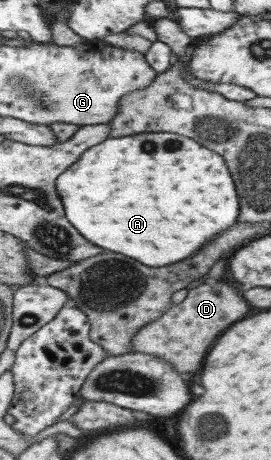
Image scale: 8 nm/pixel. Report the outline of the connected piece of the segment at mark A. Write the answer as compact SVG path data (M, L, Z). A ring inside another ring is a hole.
M143 132L102 140L57 176L55 190L61 198L65 218L87 242L129 256L151 268L175 264L193 256L201 246L213 240L213 236L229 228L239 214L233 180L221 155L185 136L163 132Z

